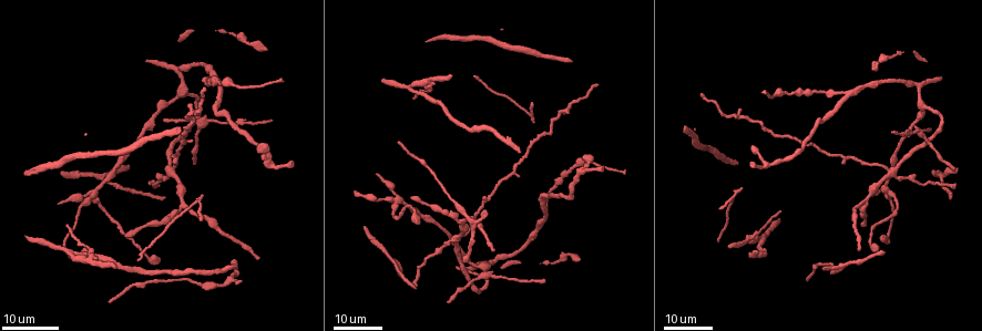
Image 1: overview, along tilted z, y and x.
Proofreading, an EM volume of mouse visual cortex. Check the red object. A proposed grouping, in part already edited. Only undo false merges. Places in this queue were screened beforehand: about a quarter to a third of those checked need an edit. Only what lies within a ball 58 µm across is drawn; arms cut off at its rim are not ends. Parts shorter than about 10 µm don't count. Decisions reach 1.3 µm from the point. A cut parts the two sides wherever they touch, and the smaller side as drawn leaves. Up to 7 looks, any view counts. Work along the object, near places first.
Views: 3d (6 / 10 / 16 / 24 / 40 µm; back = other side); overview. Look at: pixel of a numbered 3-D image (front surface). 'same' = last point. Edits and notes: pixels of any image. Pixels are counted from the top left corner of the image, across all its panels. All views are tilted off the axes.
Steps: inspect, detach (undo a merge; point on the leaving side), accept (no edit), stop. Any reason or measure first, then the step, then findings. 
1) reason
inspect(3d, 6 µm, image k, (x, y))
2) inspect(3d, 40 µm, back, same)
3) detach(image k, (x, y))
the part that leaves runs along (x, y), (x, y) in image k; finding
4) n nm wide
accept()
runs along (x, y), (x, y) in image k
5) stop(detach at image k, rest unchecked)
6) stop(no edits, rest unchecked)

calibre changes
inspect(3d, 16 µm, image 1, (912, 127))

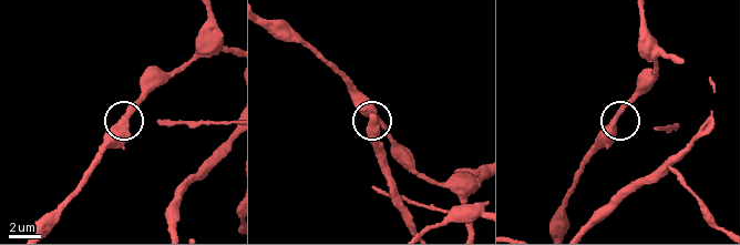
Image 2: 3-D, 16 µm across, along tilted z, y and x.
inspect(3d, 6 µm, image 2, (124, 124))

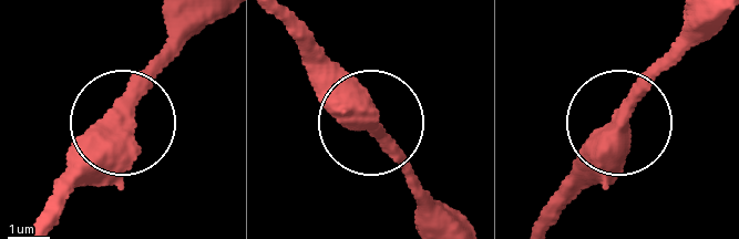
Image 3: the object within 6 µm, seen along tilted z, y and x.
accept()
runs along (706, 17), (679, 35), (541, 217) in image 3; continuous, no second neuron

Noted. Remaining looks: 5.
inspect(3d, 16 µm, image 1, (889, 173))

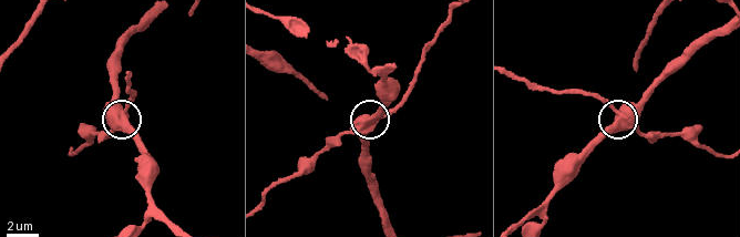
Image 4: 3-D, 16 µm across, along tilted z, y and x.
inspect(3d, 10 µm, image 4, (121, 112))

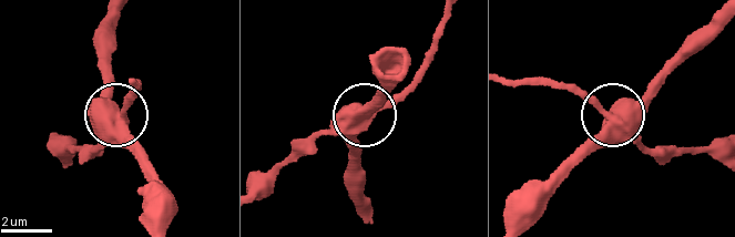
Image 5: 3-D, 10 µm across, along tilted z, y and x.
side arm 80 µm
detach(image 5, (126, 100))
a second neuron is stuck on

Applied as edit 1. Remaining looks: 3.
inspect(overview)

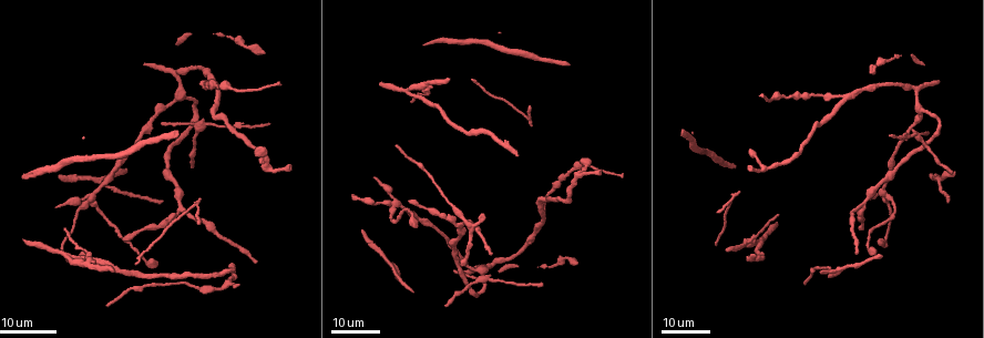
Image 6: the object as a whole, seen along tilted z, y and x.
a fork
inspect(3d, 24 µm, image 6, (184, 133))

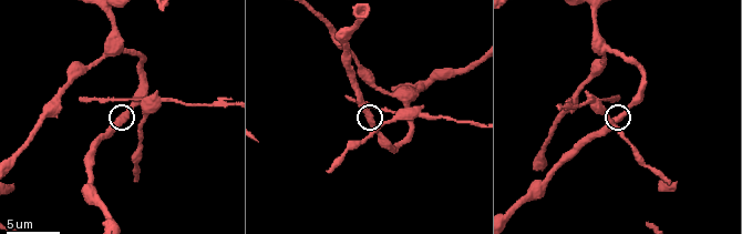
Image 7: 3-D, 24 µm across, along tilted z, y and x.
inspect(3d, 10 µm, image 7, (620, 116))

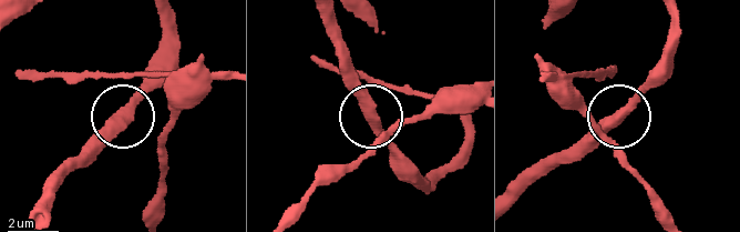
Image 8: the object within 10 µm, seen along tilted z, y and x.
3 arms
accept()
runs along (513, 201), (552, 167), (591, 152), (616, 118), (622, 153) in image 8; one neuron here

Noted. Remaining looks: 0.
stop(detach at image 5, rest unchecked)

